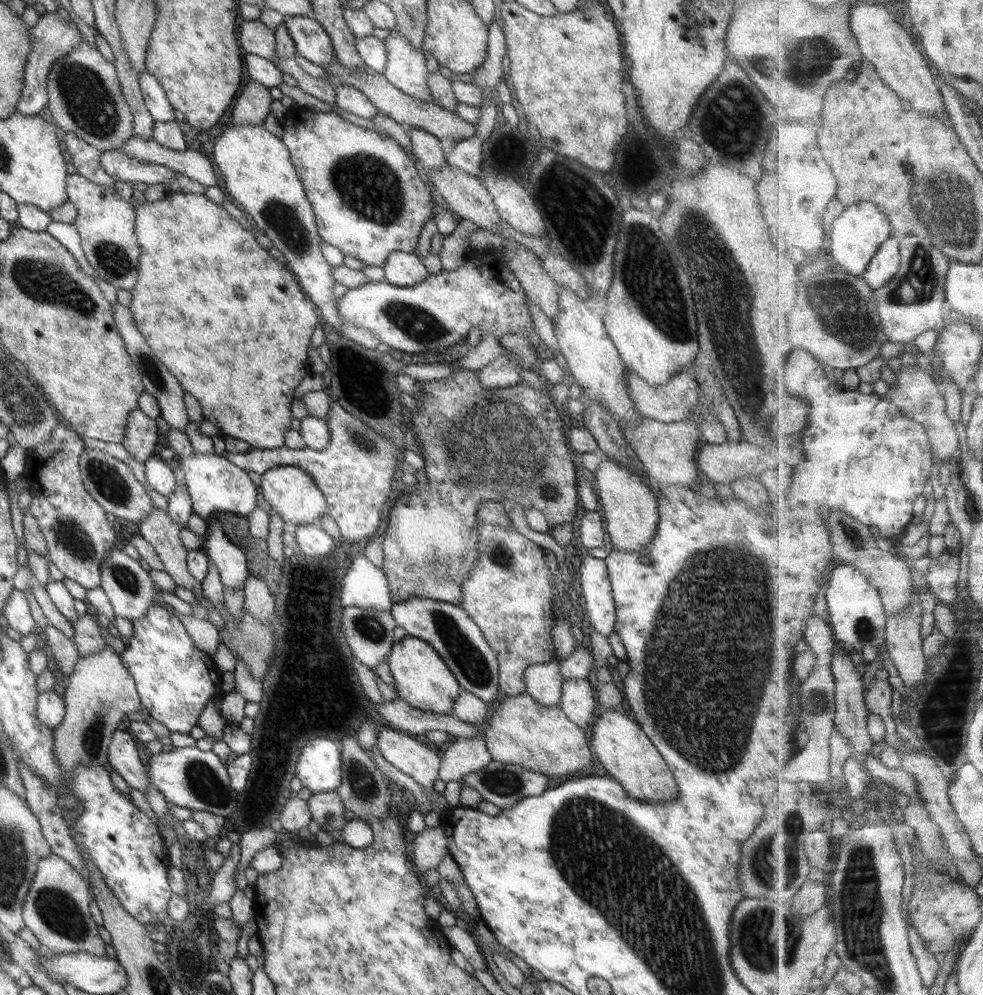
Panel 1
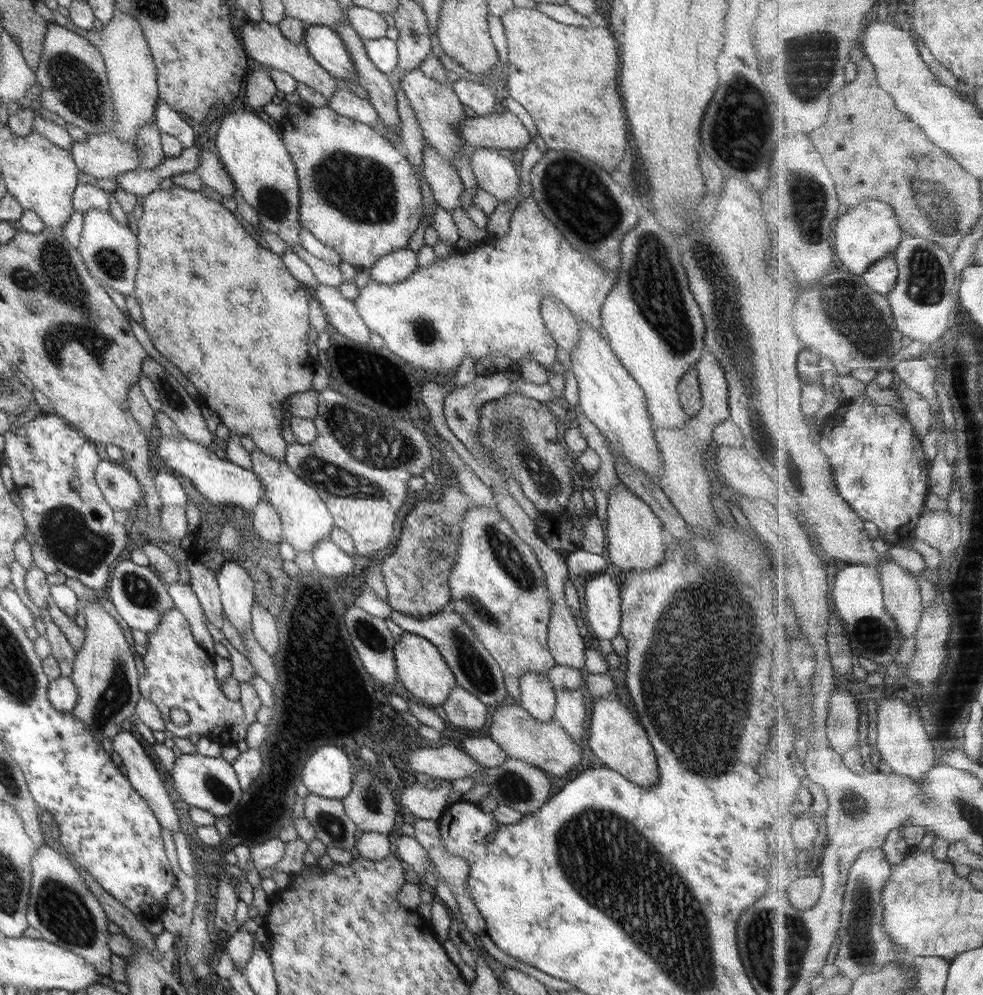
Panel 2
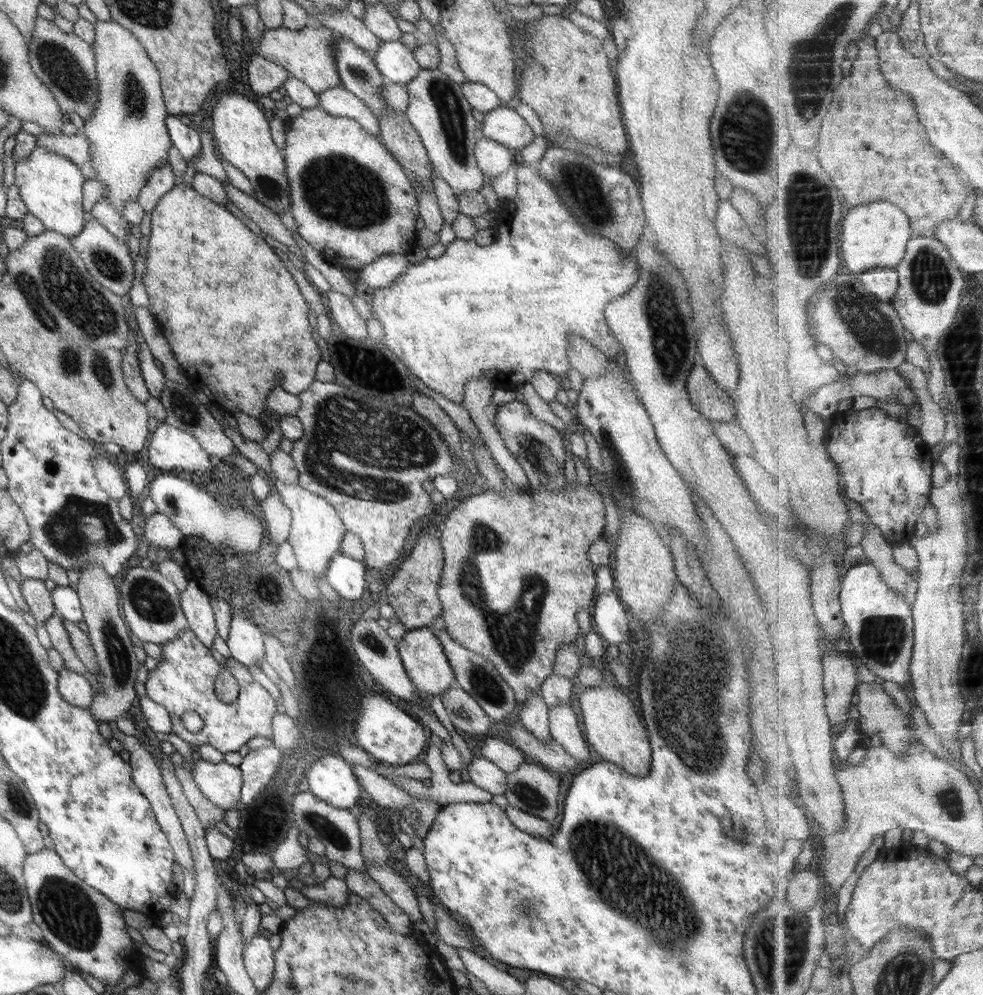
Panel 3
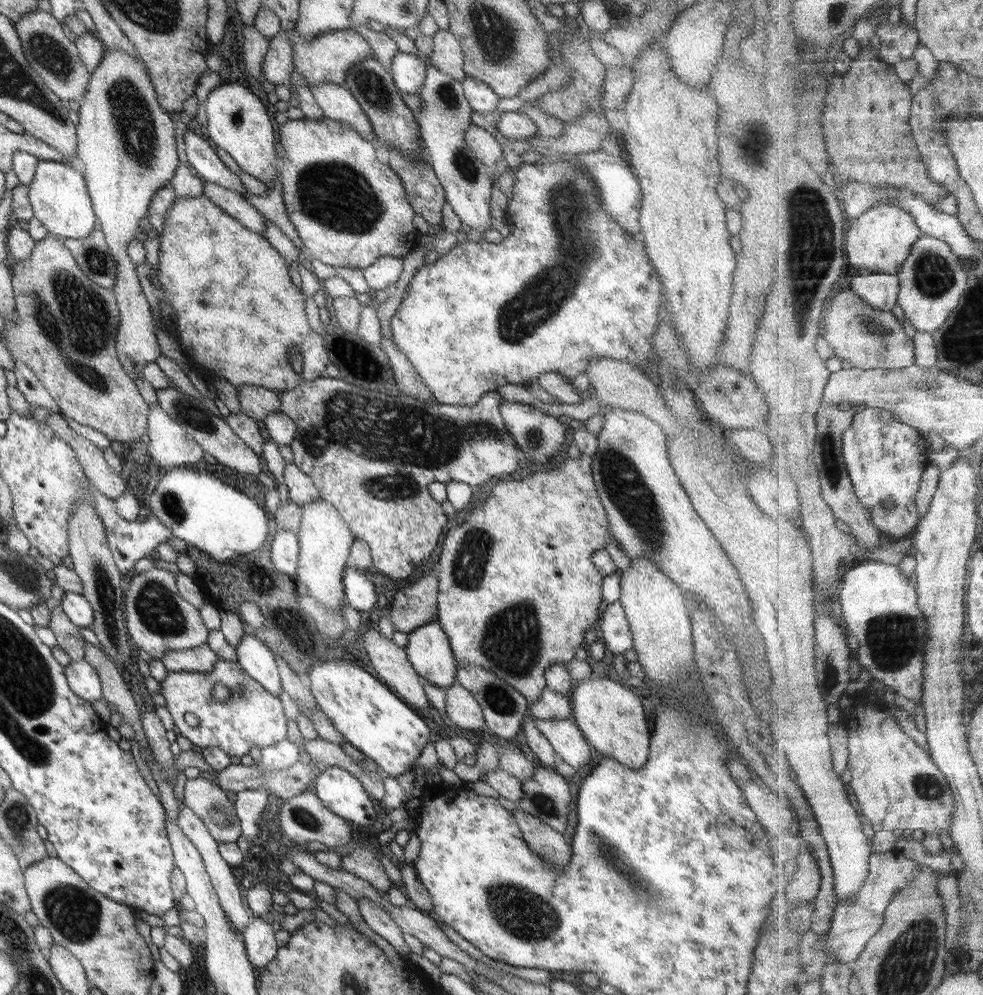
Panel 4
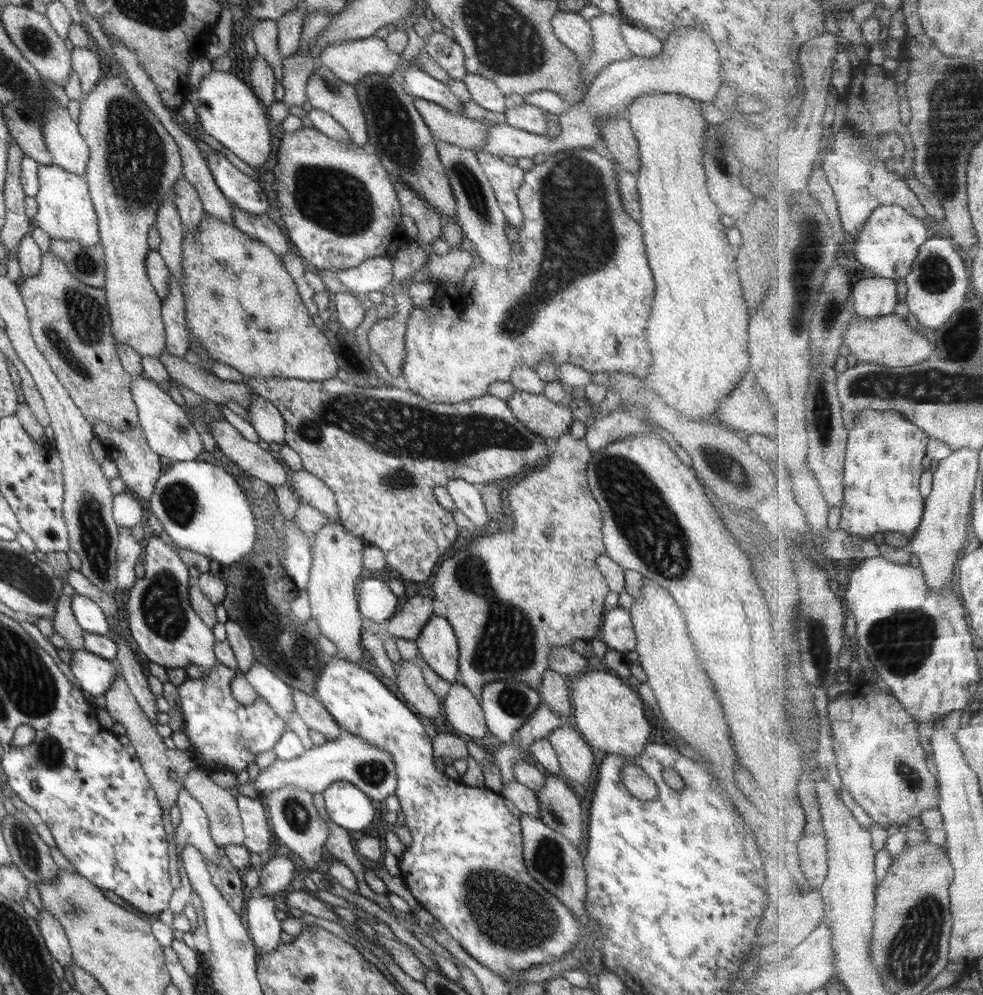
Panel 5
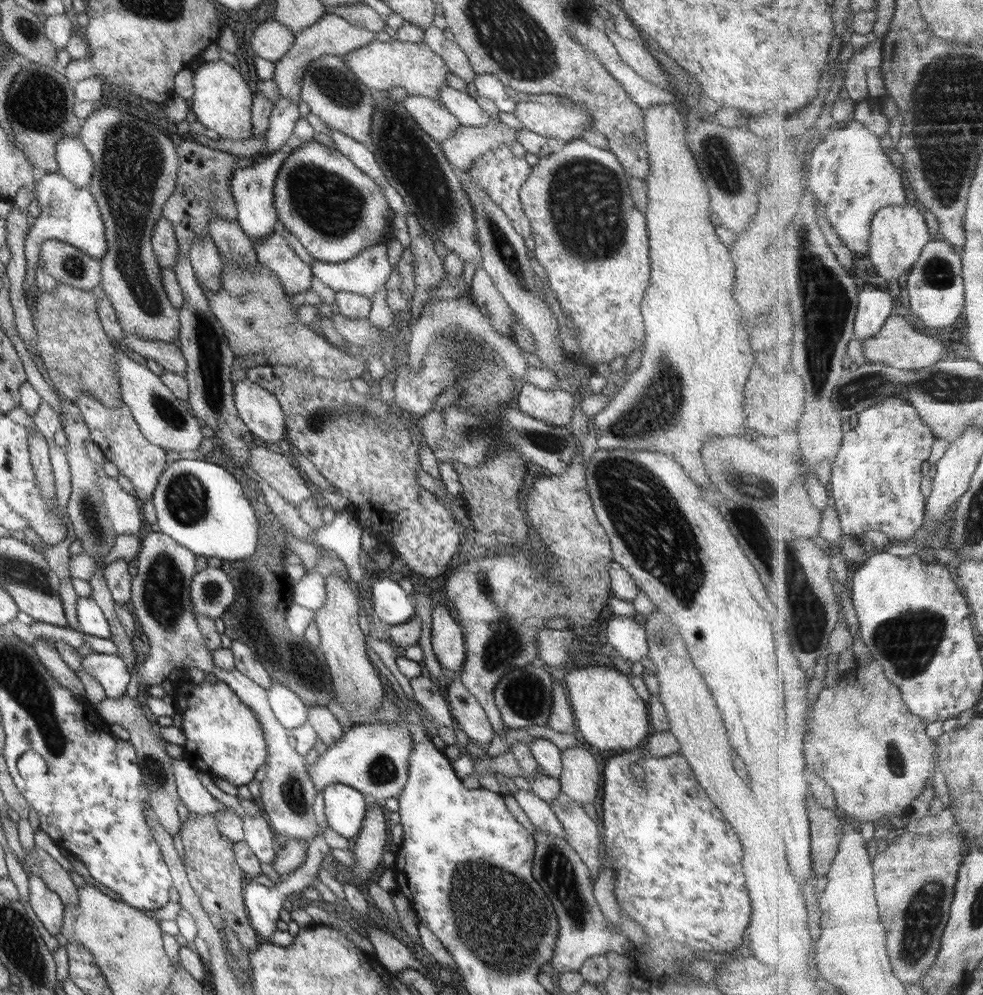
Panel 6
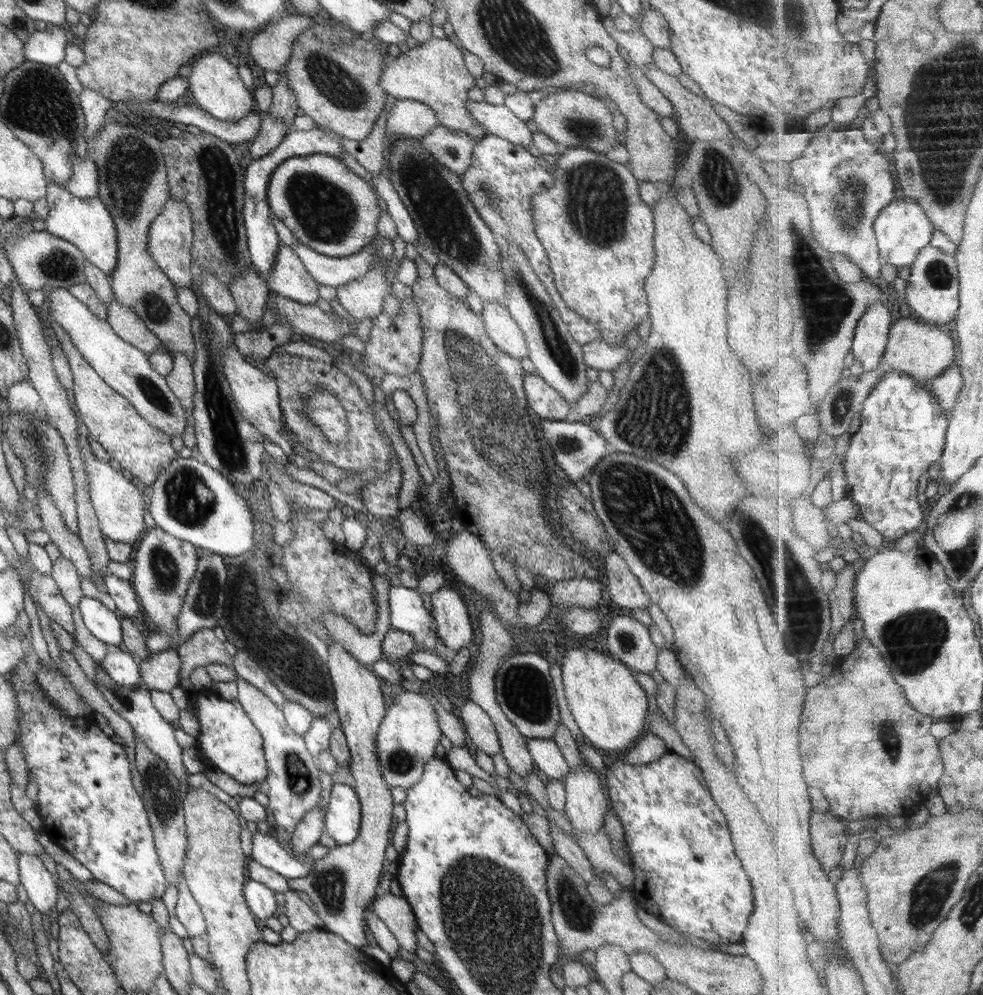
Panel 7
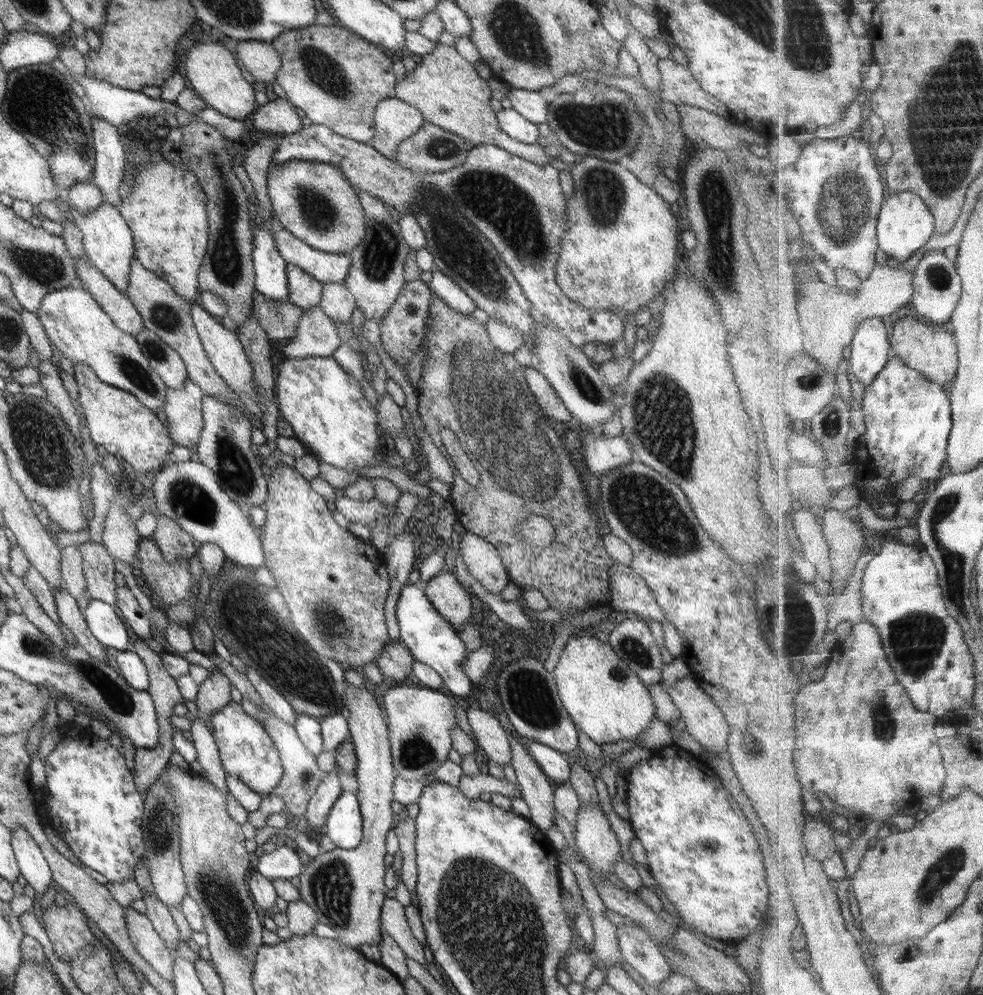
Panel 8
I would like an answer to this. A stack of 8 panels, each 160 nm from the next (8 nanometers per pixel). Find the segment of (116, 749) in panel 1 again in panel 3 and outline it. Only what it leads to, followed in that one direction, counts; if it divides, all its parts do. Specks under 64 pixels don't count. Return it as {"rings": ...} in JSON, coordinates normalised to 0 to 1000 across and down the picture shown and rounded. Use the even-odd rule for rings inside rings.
{"rings":[[[116,724],[109,728],[113,734],[114,741],[117,742],[117,744],[123,748],[124,753],[128,754],[129,758],[131,758],[130,767],[133,771],[133,786],[135,786],[135,788],[142,794],[142,797],[151,804],[158,824],[160,825],[164,836],[168,839],[172,850],[174,850],[177,866],[184,872],[192,874],[197,884],[197,874],[195,871],[193,854],[183,826],[181,825],[181,820],[173,807],[173,802],[166,787],[166,782],[164,782],[164,776],[162,776],[162,772],[160,772],[161,768],[135,739],[127,739],[125,736],[121,735]]]}

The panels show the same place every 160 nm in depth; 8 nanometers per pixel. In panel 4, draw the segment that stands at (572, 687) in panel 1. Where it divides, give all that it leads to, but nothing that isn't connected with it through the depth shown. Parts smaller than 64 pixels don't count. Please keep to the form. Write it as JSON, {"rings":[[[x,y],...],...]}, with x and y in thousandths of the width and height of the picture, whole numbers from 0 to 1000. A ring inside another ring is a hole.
{"rings":[[[540,721],[548,736],[558,745],[567,761],[571,761],[581,772],[591,772],[599,766],[599,748],[587,729],[579,723],[544,723]]]}

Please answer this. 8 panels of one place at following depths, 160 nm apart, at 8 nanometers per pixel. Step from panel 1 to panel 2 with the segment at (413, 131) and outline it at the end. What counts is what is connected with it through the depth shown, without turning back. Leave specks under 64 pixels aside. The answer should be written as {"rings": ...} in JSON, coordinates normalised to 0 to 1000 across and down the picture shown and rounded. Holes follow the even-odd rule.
{"rings":[[[431,145],[428,163],[429,177],[435,183],[444,207],[456,212],[467,207],[467,195],[472,189],[460,165],[434,145]]]}

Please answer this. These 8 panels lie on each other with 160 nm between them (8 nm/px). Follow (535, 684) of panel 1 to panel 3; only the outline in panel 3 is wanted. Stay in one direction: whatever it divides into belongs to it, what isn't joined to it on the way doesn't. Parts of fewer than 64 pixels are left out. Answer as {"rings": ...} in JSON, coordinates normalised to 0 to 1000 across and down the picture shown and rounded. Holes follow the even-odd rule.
{"rings":[[[538,694],[534,698],[529,715],[523,719],[530,725],[534,734],[549,745],[555,745],[561,743],[557,733],[557,716],[557,710],[549,696],[542,697]]]}

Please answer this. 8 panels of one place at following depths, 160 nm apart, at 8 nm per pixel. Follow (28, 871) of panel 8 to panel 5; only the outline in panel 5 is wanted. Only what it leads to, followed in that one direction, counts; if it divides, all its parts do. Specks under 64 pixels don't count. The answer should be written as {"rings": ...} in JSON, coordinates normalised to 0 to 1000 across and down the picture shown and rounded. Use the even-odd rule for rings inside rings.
{"rings":[[[40,915],[39,921],[41,922],[39,934],[49,958],[61,972],[72,973],[74,970],[71,951],[62,930],[48,919],[47,915]]]}

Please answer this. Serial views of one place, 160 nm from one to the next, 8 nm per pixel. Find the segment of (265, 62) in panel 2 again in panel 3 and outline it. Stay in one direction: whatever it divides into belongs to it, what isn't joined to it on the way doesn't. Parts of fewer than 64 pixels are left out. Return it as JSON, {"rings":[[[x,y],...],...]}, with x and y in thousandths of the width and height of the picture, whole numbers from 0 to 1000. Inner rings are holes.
{"rings":[[[312,25],[306,31],[292,30],[287,27],[271,29],[266,34],[263,42],[257,46],[257,51],[259,51],[259,55],[275,60],[286,69],[290,69],[292,75],[308,82],[319,94],[323,95],[335,88],[347,86],[343,71],[341,71],[339,51],[337,51],[343,38],[347,38],[347,36],[341,36],[331,26],[317,30]]]}

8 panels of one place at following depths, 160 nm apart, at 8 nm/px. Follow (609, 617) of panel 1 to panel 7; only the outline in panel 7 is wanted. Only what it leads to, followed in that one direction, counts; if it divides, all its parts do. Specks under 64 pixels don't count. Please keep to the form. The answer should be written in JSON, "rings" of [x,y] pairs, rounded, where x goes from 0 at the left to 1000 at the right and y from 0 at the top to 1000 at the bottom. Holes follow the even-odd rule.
{"rings":[[[627,615],[615,635],[617,657],[640,673],[661,679],[666,671],[669,652],[663,646],[659,631],[637,616]]]}

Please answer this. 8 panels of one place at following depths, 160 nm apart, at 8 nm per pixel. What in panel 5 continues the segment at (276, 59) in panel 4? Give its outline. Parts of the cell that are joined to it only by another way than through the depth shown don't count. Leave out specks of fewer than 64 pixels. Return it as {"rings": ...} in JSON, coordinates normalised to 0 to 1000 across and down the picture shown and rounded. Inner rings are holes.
{"rings":[[[300,8],[292,15],[281,21],[282,53],[286,59],[299,55],[304,47],[304,32],[312,16],[312,8]]]}

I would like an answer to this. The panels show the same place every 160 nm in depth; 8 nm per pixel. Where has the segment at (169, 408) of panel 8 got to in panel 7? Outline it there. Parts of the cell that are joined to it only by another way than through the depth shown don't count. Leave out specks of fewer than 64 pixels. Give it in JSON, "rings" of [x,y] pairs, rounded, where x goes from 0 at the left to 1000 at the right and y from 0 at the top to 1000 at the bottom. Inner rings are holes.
{"rings":[[[186,355],[175,356],[175,369],[170,378],[167,378],[169,387],[180,399],[188,412],[194,412],[196,405],[196,381],[193,360]]]}

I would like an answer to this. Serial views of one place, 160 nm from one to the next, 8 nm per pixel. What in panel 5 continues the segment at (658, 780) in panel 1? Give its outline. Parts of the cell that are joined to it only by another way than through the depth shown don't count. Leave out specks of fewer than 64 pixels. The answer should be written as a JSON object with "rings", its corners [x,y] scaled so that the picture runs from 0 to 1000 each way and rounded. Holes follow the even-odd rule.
{"rings":[[[625,676],[595,677],[581,687],[580,702],[585,732],[599,750],[639,764],[654,756],[662,734],[660,721],[647,694],[640,692],[634,682]]]}

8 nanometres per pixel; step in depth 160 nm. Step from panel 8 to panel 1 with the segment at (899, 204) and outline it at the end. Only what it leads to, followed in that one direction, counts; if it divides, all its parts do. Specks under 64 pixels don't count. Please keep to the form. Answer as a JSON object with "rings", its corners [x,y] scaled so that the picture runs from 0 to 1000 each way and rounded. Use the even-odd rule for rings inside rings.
{"rings":[[[874,203],[861,208],[856,219],[849,221],[845,233],[845,255],[854,267],[864,275],[878,277],[895,250],[896,245],[908,237],[907,223],[889,203]]]}

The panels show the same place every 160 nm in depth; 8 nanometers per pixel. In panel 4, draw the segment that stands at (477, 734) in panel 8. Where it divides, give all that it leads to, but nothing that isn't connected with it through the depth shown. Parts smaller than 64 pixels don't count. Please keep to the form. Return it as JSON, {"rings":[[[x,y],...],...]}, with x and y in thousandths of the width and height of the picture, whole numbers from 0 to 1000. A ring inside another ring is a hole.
{"rings":[[[466,685],[452,692],[452,716],[463,730],[471,735],[487,734],[494,728],[483,703]]]}

